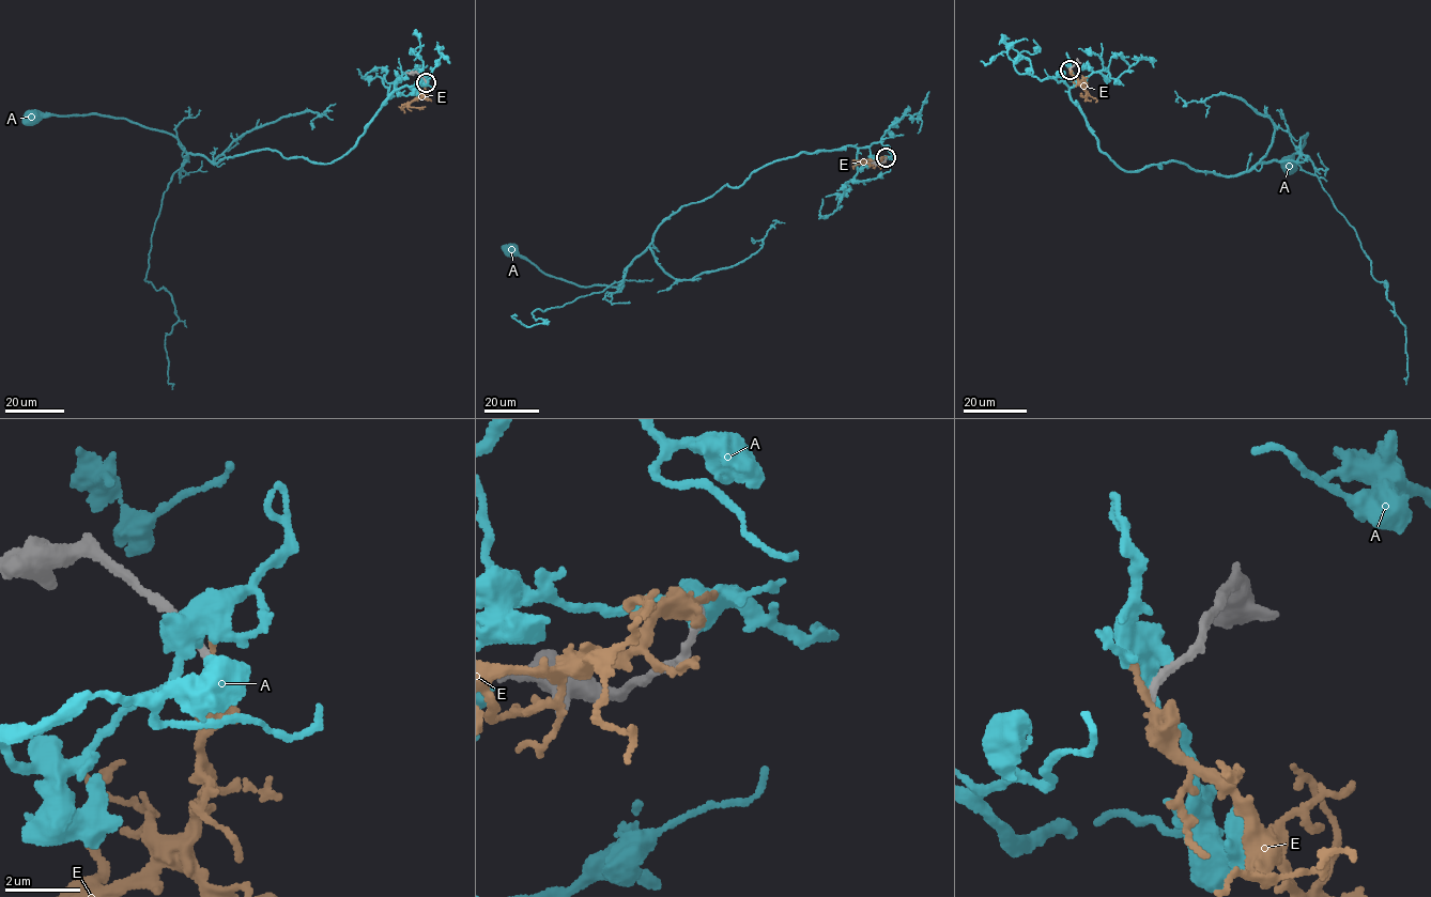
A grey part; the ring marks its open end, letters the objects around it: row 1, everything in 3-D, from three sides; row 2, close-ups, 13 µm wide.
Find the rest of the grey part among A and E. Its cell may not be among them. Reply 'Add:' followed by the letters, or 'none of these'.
Add: none of these

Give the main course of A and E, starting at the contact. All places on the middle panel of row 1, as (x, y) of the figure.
A: (885, 159), (845, 145), (764, 166), (738, 186), (726, 184), (668, 216), (620, 288), (547, 276), (511, 252)
E: (886, 157), (878, 161), (861, 161), (875, 161)

